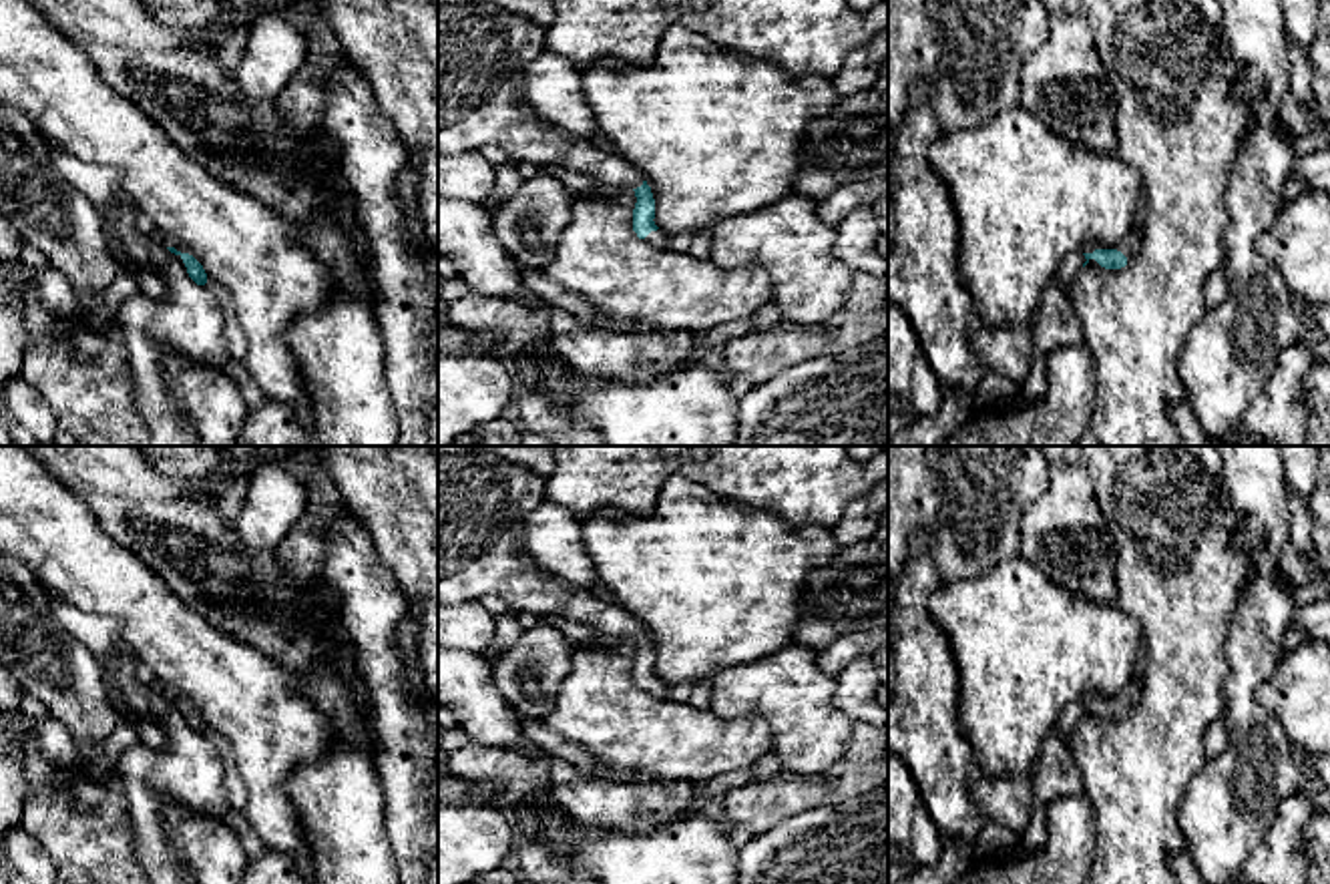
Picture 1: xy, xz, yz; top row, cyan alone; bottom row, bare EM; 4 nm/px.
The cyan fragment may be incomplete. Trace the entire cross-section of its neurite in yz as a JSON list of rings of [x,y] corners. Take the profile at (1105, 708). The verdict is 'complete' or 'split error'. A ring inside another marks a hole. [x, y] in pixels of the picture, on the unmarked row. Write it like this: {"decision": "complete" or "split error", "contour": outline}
{"decision": "split error", "contour": [[[1129,681],[1115,699],[1095,699],[1093,703],[1069,703],[1061,717],[1057,719],[1057,731],[1065,737],[1071,739],[1075,727],[1079,721],[1095,709],[1101,717],[1105,719],[1121,719],[1127,715],[1127,711],[1135,705],[1135,701],[1141,695],[1141,683],[1139,681]]]}

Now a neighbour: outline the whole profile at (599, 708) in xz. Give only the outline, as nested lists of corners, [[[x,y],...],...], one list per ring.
[[[633,639],[601,649],[577,645],[571,655],[571,671],[559,685],[555,709],[540,723],[611,769],[649,780],[681,780],[693,786],[733,774],[773,751],[769,725],[757,715],[721,719],[711,709],[657,699],[639,689],[633,681],[635,653]]]

